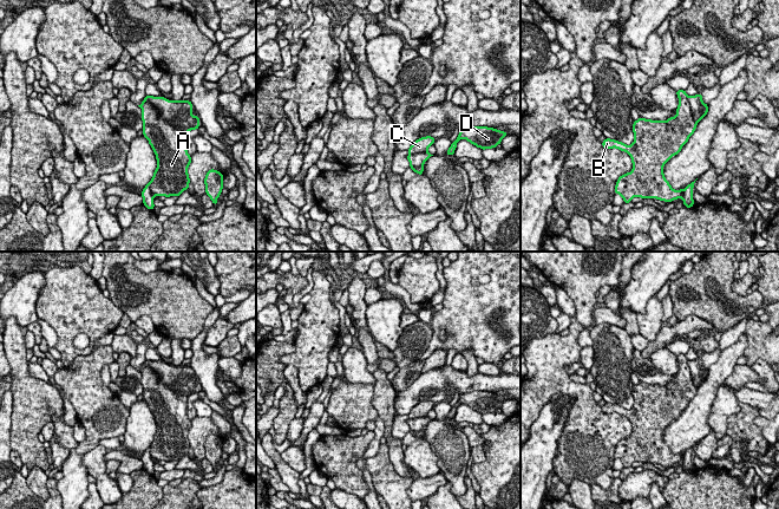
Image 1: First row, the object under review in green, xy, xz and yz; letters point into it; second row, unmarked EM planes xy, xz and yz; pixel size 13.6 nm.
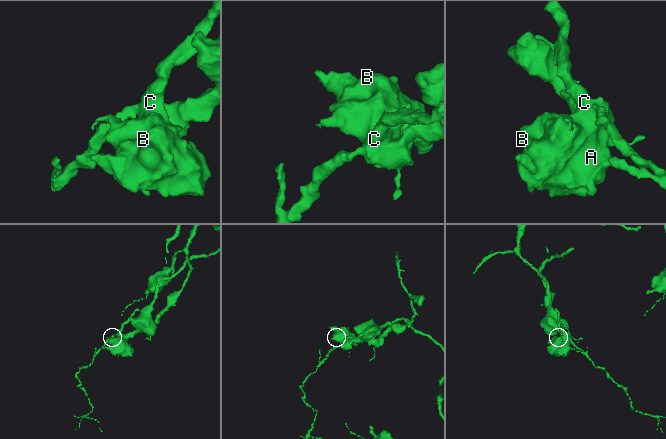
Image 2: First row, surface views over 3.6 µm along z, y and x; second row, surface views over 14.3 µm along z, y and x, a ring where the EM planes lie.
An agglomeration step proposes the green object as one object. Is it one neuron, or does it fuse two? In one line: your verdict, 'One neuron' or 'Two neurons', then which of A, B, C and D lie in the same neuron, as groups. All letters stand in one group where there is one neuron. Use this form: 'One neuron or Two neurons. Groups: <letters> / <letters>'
Two neurons. Groups: A B C / D

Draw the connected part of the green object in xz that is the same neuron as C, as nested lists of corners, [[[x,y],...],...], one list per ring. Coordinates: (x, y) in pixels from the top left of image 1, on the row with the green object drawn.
[[[431,136],[420,137],[410,146],[408,155],[426,152],[434,141],[436,138]]]

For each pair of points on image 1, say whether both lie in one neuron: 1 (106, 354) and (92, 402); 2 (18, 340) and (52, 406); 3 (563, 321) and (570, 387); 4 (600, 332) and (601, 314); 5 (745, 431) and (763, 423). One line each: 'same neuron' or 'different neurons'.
1: same neuron
2: same neuron
3: different neurons
4: different neurons
5: different neurons

